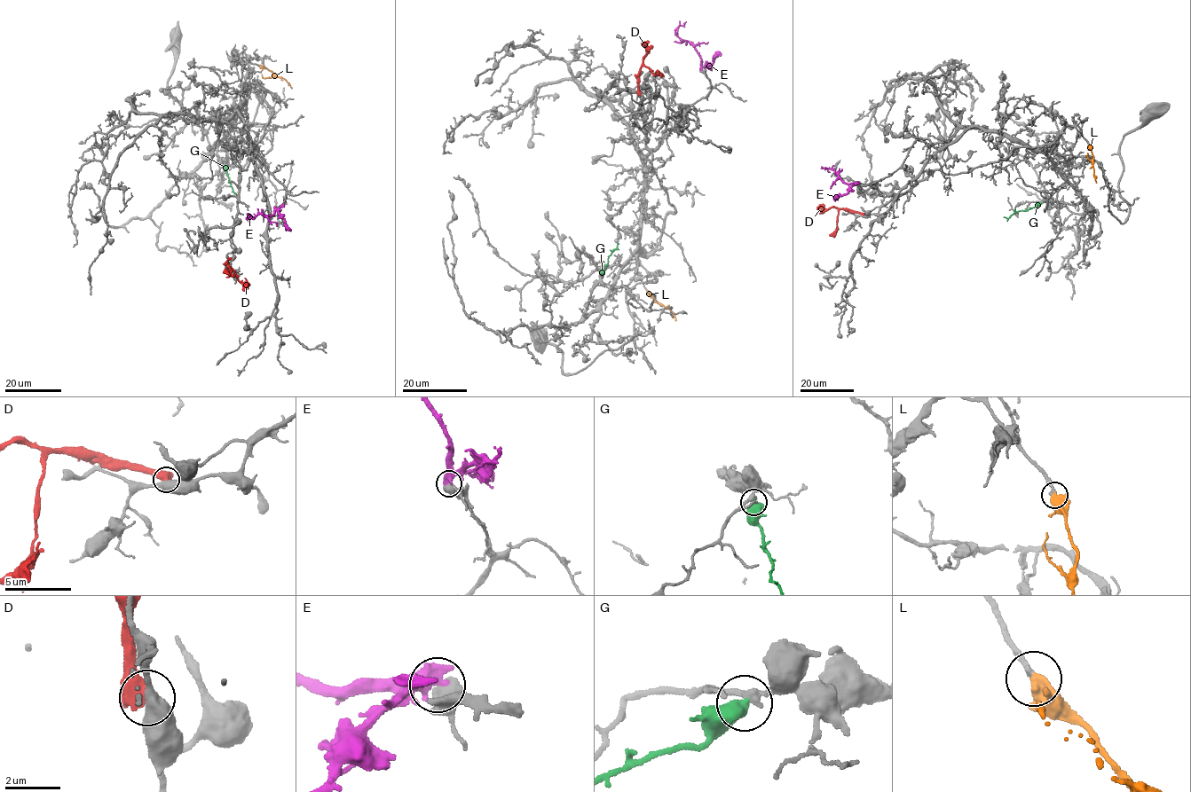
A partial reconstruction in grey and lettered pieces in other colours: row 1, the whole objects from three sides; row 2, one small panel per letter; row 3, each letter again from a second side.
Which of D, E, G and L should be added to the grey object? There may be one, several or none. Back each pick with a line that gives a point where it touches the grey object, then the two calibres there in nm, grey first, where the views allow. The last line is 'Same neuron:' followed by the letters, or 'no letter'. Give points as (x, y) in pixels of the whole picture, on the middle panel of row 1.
L: contact (647, 291); calibres 220 and 600 nm
Same neuron: L

